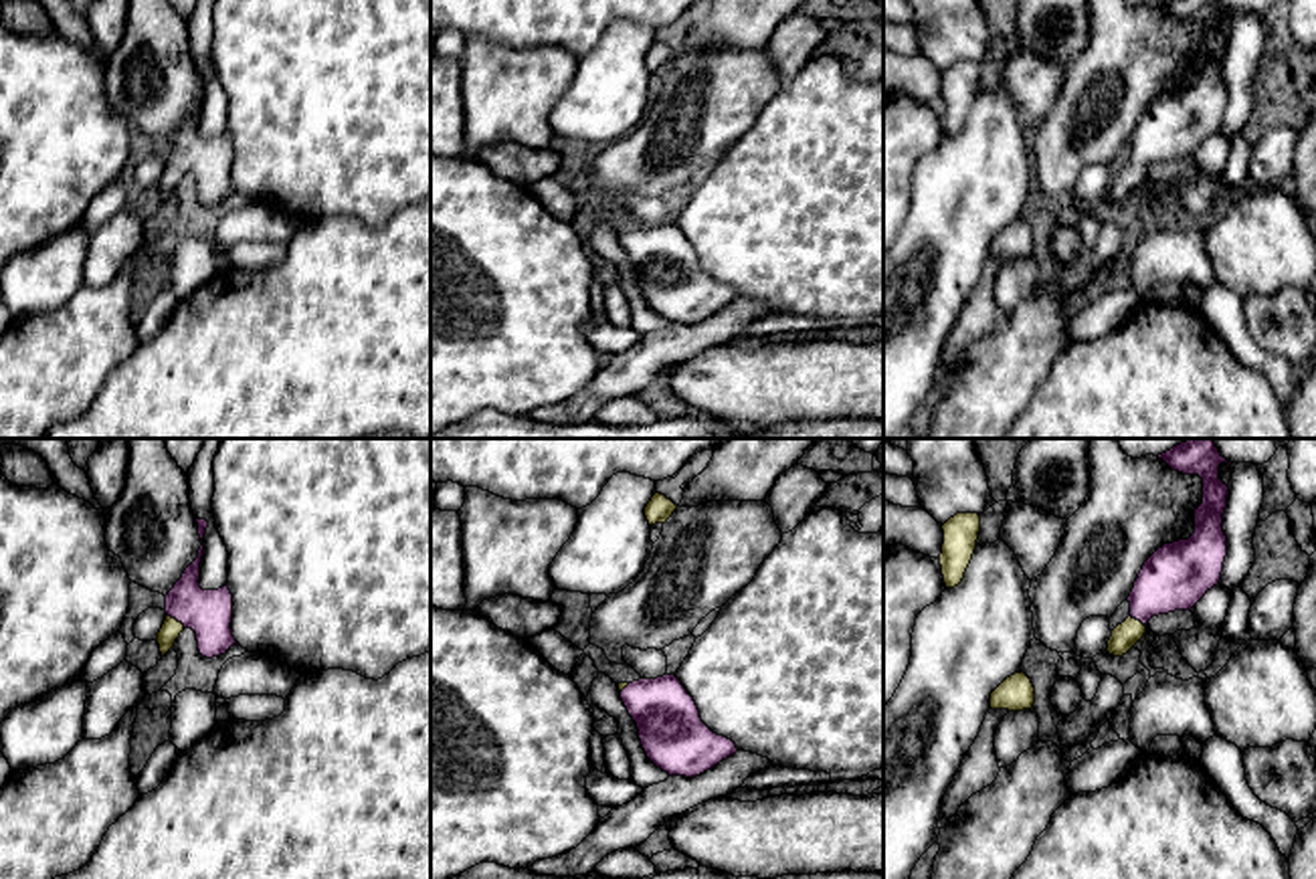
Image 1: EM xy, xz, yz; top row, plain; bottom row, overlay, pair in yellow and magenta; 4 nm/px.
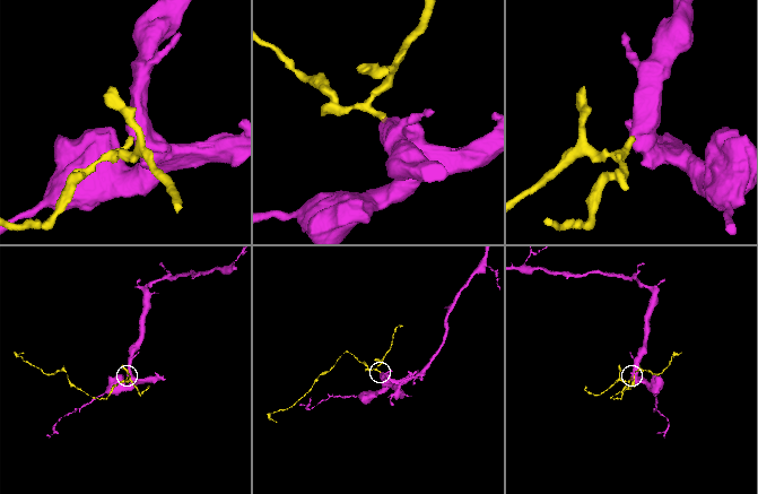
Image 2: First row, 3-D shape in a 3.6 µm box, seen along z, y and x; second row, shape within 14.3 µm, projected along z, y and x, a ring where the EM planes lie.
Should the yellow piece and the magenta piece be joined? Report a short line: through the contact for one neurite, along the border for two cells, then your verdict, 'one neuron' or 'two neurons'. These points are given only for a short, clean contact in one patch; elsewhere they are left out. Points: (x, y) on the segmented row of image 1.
line xy (170, 629), (174, 619), (209, 613); one neuron

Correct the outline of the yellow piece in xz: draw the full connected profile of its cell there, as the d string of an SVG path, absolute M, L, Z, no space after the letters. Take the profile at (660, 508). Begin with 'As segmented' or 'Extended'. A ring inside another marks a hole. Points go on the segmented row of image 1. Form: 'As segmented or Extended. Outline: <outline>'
As segmented. Outline: M655 493L645 507L645 517L649 525L665 523L673 515L675 509L677 505L671 499L667 499L661 493Z

